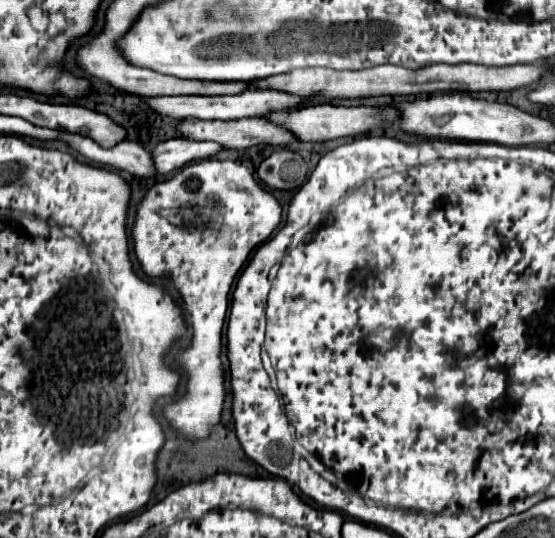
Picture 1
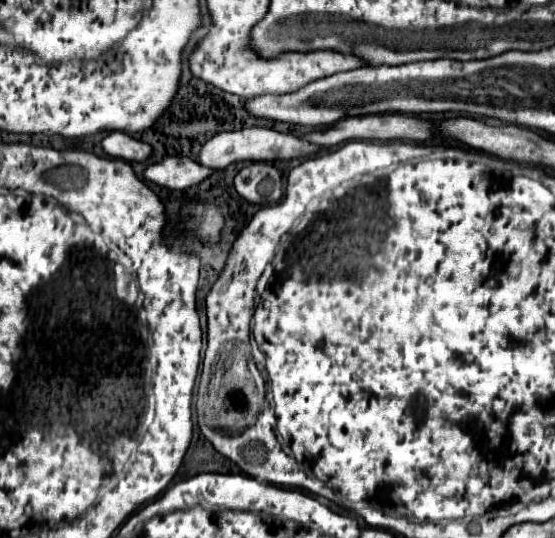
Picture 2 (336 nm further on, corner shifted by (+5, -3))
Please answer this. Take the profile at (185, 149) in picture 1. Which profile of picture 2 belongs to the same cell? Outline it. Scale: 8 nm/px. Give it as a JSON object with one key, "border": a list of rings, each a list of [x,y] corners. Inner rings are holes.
{"border":[[[244,127],[238,131],[224,131],[214,135],[212,139],[208,139],[200,153],[194,157],[196,163],[202,163],[204,167],[210,169],[224,169],[230,163],[236,161],[274,161],[274,159],[292,159],[292,157],[300,157],[300,155],[310,155],[310,153],[318,153],[320,147],[314,147],[310,143],[304,143],[302,139],[294,137],[294,135],[286,135],[286,133],[278,133],[274,129],[268,127]]]}

